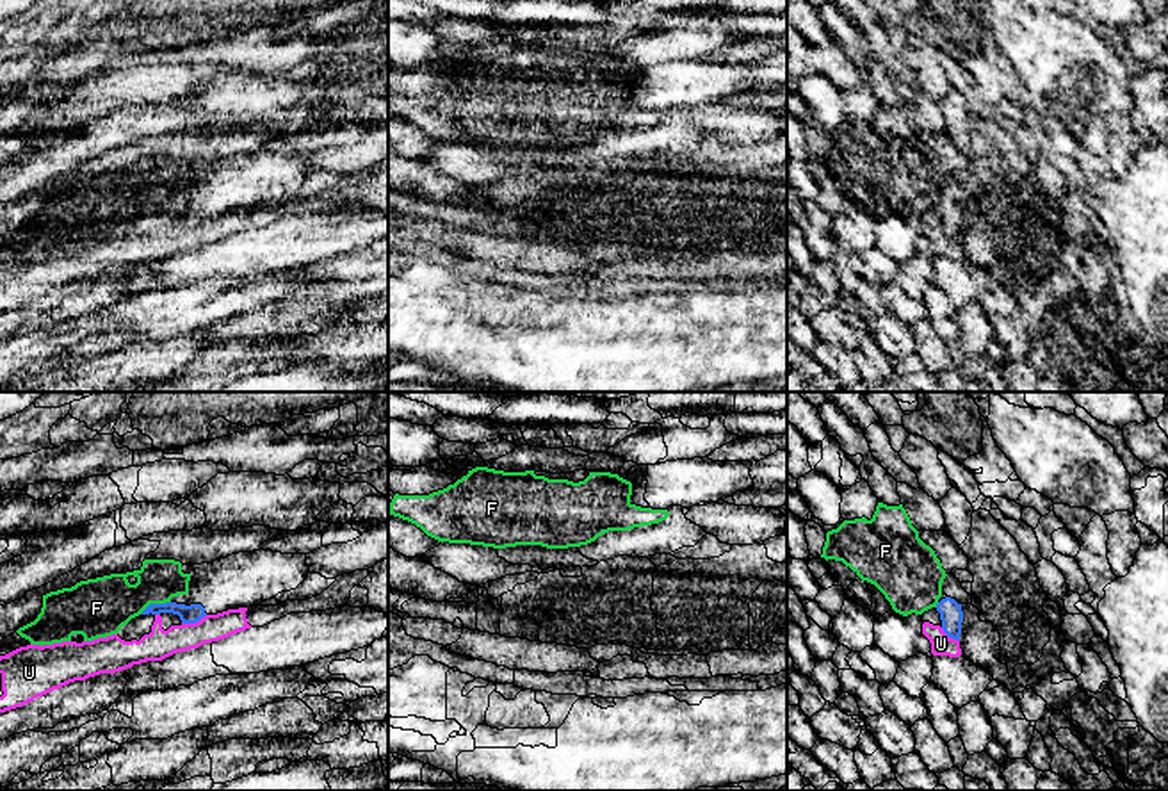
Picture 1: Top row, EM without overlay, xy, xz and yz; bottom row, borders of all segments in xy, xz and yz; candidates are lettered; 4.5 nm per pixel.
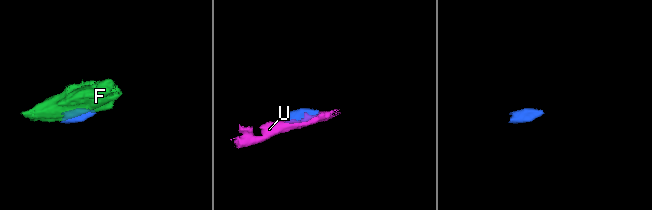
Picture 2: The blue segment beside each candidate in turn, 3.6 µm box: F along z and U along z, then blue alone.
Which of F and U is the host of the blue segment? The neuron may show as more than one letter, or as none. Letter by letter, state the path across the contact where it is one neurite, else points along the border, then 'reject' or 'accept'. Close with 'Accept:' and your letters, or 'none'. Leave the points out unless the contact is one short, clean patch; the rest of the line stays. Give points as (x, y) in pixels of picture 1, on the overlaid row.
F: border xy (170, 601), (148, 604), (139, 613); reject
U: reject
Accept: none

